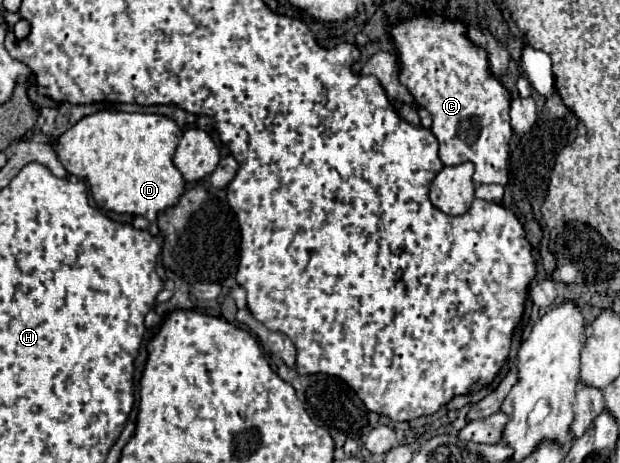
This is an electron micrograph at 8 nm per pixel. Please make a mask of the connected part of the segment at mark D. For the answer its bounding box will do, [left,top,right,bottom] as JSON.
[57,112,185,220]

